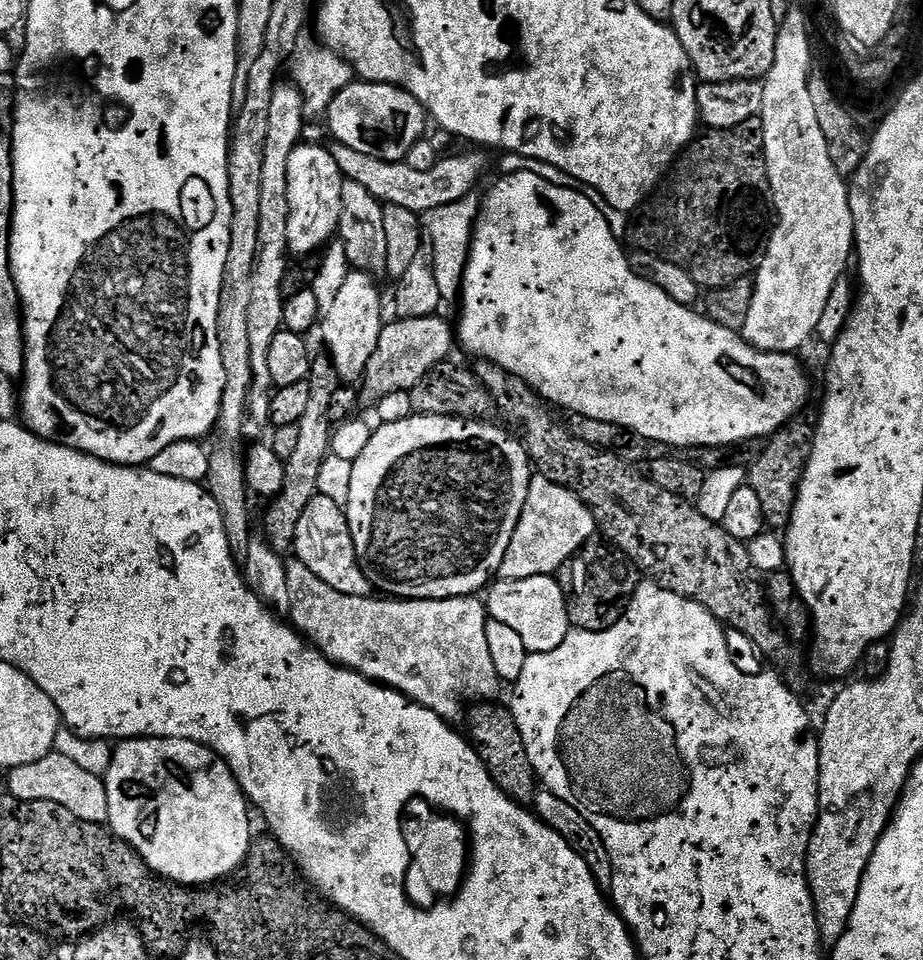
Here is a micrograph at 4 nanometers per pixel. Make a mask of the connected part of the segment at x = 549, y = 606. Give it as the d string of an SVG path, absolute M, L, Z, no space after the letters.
M555 575L521 580L497 579L487 592L486 607L489 617L511 626L521 636L522 646L526 646L529 654L558 650L558 646L562 646L562 642L568 637L570 625L566 598Z

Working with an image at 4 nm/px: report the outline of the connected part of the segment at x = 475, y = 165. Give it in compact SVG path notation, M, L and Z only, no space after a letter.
M337 140L331 141L330 151L345 180L366 186L366 190L370 190L370 194L374 194L374 198L378 198L383 205L403 206L417 214L430 214L442 206L448 206L450 202L475 193L476 183L484 176L484 156L480 150L468 150L472 152L464 152L461 156L445 155L437 164L430 166L430 170L414 170L414 166L403 160L386 162L370 154L361 154Z

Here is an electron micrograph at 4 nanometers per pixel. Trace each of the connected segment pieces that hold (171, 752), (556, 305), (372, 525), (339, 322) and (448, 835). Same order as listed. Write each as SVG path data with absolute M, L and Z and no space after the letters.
M157 736L141 738L138 740L121 740L115 745L110 770L102 778L106 786L106 802L110 802L107 826L113 835L120 840L125 840L145 862L149 871L165 881L172 881L185 886L214 885L231 877L232 871L239 869L248 858L248 853L254 843L252 836L252 824L248 821L250 805L244 798L244 791L238 786L230 766L214 750L210 750L205 744L190 742L189 740L163 740Z
M512 172L489 190L488 197L483 197L480 218L472 234L472 253L468 256L468 265L464 271L464 286L458 297L461 308L458 340L464 343L465 350L473 352L480 360L488 360L522 378L522 382L529 384L545 402L557 409L565 408L565 413L577 412L586 418L598 418L598 422L610 422L619 428L628 428L653 445L668 444L669 449L694 446L724 448L728 444L739 446L745 440L771 437L789 420L797 419L798 414L803 413L800 411L808 404L808 376L803 366L796 361L797 357L782 352L759 352L740 332L731 332L726 326L718 326L707 315L700 313L699 316L695 307L674 302L666 290L637 271L634 264L632 269L611 222L604 217L605 209L591 195L572 188L563 188L536 172Z
M413 414L398 422L380 424L373 431L372 437L366 445L366 450L362 451L358 459L352 461L350 498L346 505L348 525L350 526L350 534L354 538L354 546L360 559L360 565L364 573L367 574L373 589L380 591L381 588L384 591L381 593L402 600L445 600L455 596L470 596L479 593L479 588L483 589L493 579L494 574L499 573L502 558L506 558L506 549L510 546L510 538L514 538L518 518L522 518L522 506L526 506L526 494L530 494L534 465L528 459L527 448L517 437L515 440L506 429L488 423L492 422L487 419L466 420L462 416Z
M349 271L342 290L338 290L338 298L334 298L334 306L322 316L327 355L344 382L356 382L363 377L366 366L378 350L378 338L386 323L386 315L380 309L380 292L371 279L375 280L367 271Z
M419 798L405 806L402 823L408 853L412 856L406 881L409 900L417 906L432 906L437 903L436 896L455 897L465 883L470 863L470 837L465 825Z

